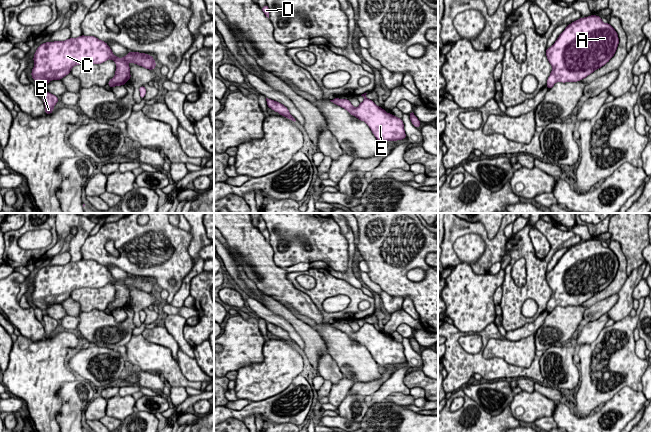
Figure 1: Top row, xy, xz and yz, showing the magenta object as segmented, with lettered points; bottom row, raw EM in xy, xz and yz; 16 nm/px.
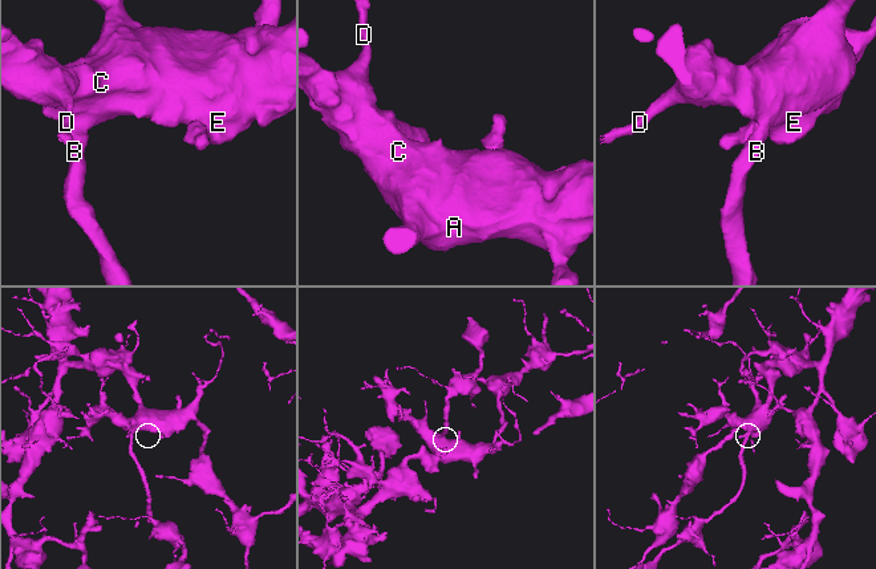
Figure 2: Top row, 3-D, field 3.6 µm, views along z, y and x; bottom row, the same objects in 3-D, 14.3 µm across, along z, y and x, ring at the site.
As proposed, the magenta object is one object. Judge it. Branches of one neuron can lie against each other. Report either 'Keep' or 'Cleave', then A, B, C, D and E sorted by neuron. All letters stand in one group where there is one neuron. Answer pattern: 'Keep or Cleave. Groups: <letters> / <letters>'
Keep. Groups: A B C D E

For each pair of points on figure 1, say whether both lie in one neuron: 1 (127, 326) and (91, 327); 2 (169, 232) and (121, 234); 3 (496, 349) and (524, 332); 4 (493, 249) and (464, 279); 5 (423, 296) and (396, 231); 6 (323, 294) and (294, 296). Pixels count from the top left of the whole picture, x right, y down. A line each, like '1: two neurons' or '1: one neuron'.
1: one neuron
2: one neuron
3: two neurons
4: two neurons
5: one neuron
6: two neurons

